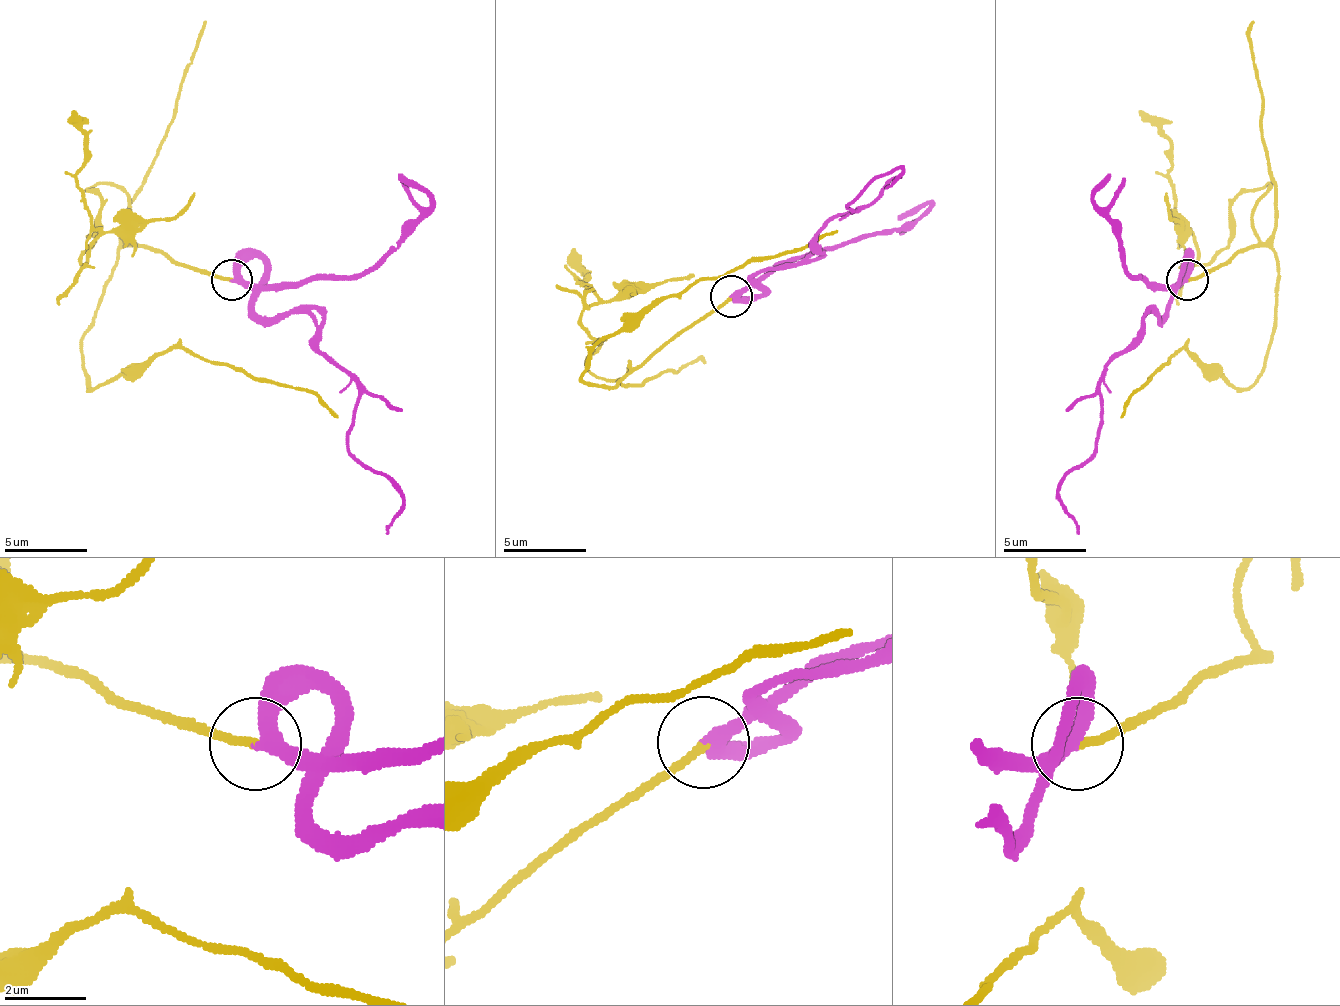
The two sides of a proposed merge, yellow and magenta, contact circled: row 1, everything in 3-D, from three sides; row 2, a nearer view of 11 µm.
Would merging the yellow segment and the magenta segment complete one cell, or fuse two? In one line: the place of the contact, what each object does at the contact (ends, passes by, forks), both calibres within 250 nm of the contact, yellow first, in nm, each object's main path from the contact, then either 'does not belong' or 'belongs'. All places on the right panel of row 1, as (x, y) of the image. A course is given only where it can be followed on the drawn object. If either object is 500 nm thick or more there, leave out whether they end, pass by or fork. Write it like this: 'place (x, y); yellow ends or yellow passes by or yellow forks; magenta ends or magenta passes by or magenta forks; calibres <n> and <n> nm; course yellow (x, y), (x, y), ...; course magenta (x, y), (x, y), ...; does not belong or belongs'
place (1187, 280); yellow ends; magenta passes by; calibres 200 and 340 nm; course yellow (1188, 279), (1238, 249), (1267, 245), (1279, 279), (1267, 366), (1250, 387), (1234, 387), (1179, 349), (1121, 416); course magenta (1188, 279), (1163, 316), (1150, 312), (1109, 362), (1096, 449), (1063, 478), (1059, 495), (1080, 532); belongs

